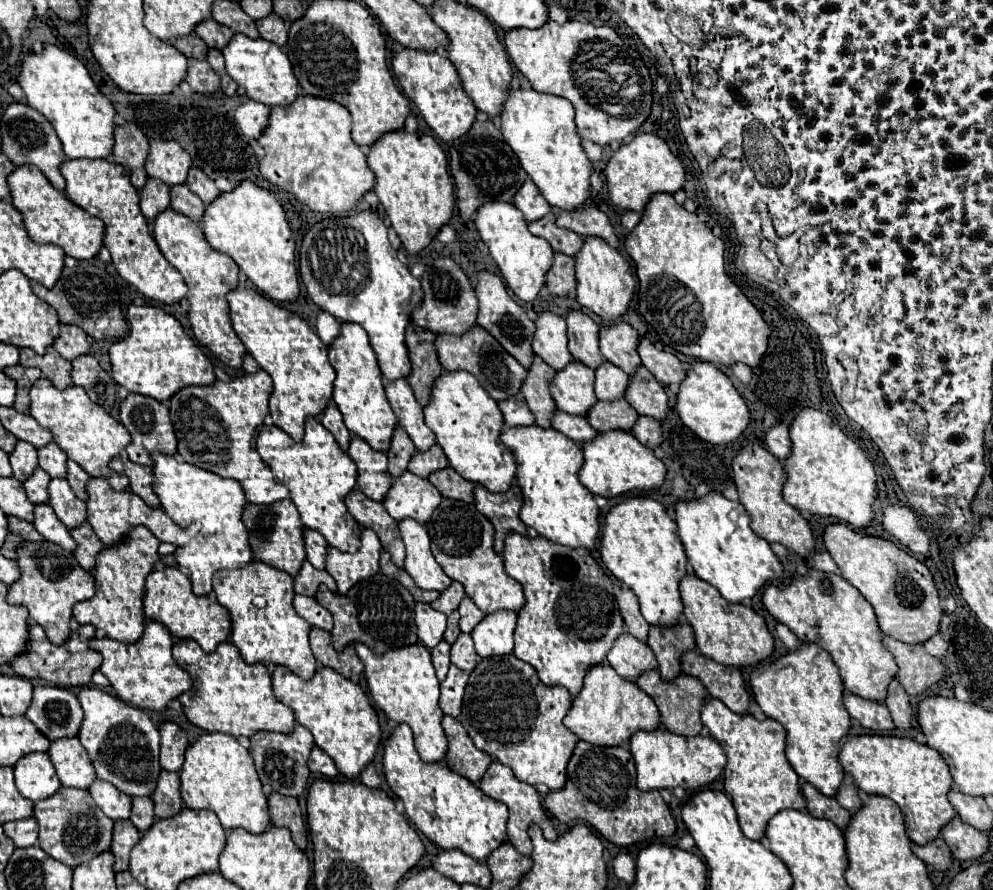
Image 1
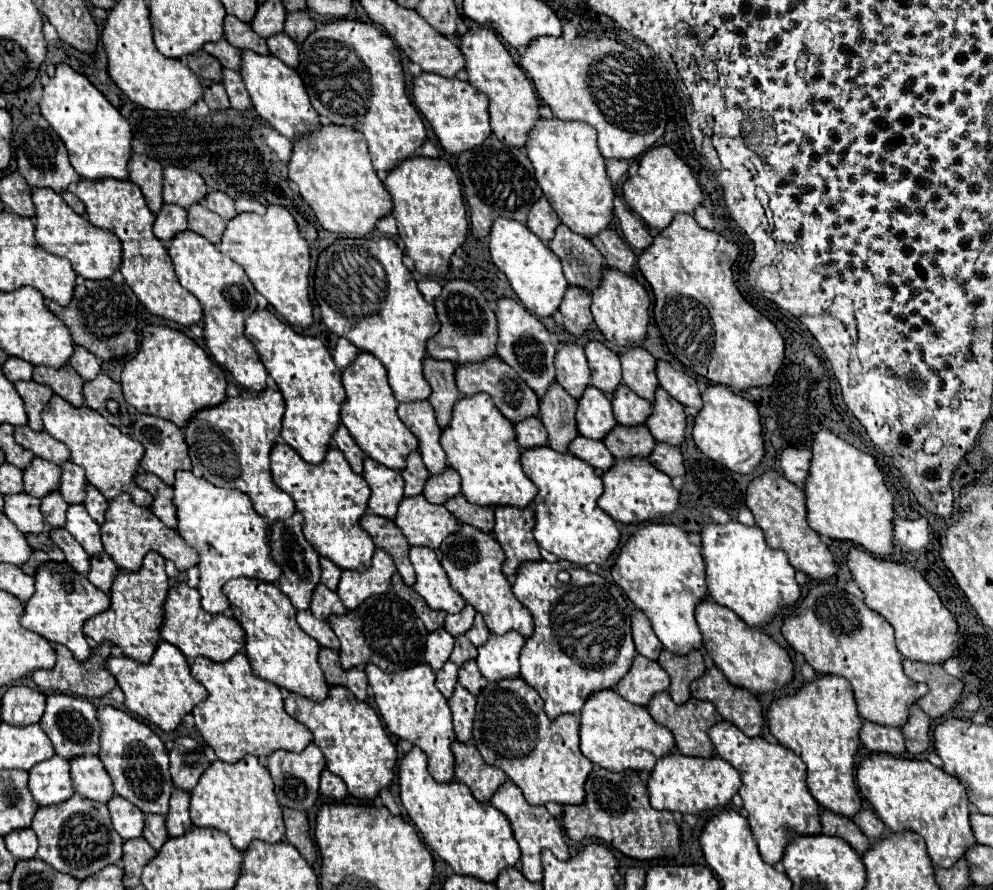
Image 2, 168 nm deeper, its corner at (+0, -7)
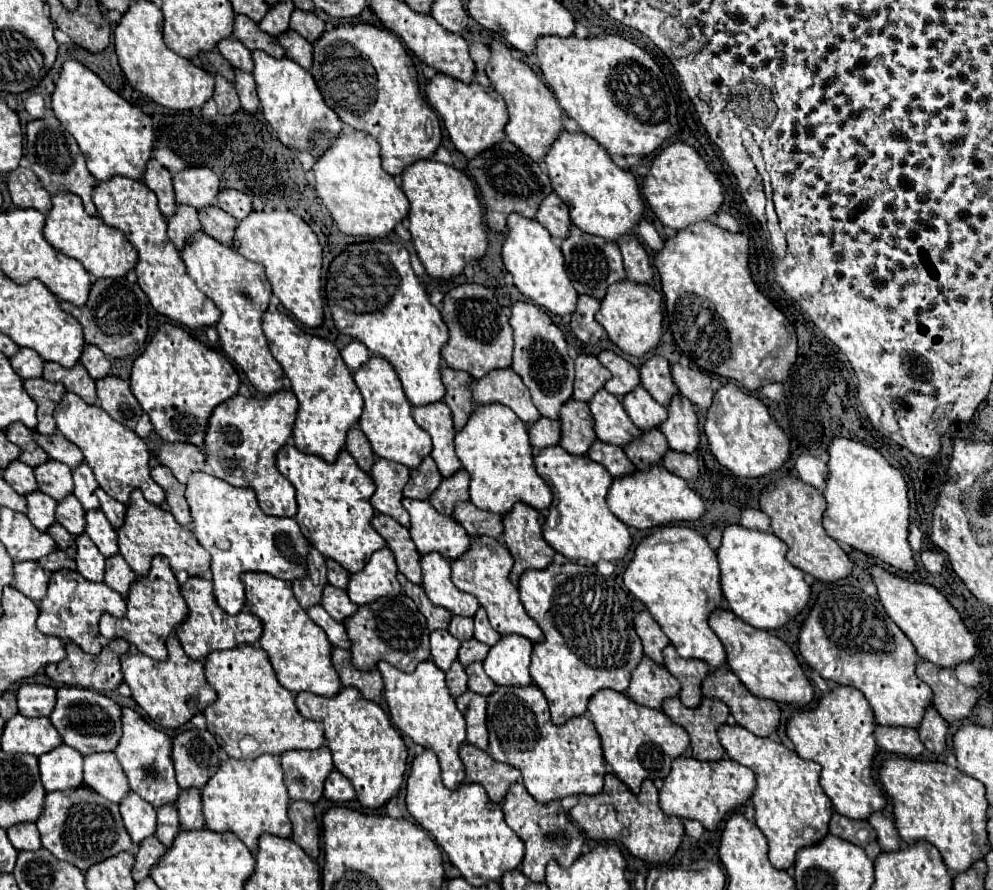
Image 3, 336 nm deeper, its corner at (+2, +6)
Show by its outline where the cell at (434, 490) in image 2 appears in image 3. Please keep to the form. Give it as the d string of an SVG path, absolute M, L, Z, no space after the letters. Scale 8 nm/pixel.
M465 469L455 471L451 477L443 477L439 487L429 497L431 505L447 515L453 513L453 505L457 501L465 499L469 499L469 473Z

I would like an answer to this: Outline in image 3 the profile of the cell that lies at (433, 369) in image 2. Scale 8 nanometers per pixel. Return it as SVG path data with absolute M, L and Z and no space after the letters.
M441 367L441 381L445 385L443 403L449 405L457 431L463 427L463 423L467 421L467 417L475 405L473 399L469 401L469 397L471 397L469 395L469 379L471 377L467 375L467 371Z

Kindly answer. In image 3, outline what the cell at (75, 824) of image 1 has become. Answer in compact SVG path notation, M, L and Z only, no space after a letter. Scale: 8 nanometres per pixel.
M89 787L47 793L43 811L37 819L37 829L45 849L49 849L57 859L77 865L81 871L133 847L133 841L121 823L119 805L107 801Z

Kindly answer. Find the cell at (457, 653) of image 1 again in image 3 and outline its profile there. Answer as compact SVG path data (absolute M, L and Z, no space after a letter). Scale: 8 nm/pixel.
M481 661L467 665L465 671L467 671L467 677L469 677L467 687L469 687L471 691L475 691L475 693L479 693L479 695L491 695L491 693L493 693L495 683L489 679L489 675L485 675Z

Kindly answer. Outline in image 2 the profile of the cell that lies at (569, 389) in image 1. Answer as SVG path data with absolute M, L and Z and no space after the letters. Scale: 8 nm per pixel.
M589 386L577 404L577 428L581 436L587 436L591 440L603 440L603 436L617 426L609 398L597 388Z

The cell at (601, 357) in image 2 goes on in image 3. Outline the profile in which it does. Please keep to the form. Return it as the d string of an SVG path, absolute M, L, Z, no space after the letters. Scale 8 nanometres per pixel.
M605 349L597 355L599 363L611 371L611 379L605 383L605 389L613 395L625 395L629 391L633 391L633 387L639 385L639 371L633 363L629 363L627 359L619 357L617 353Z

